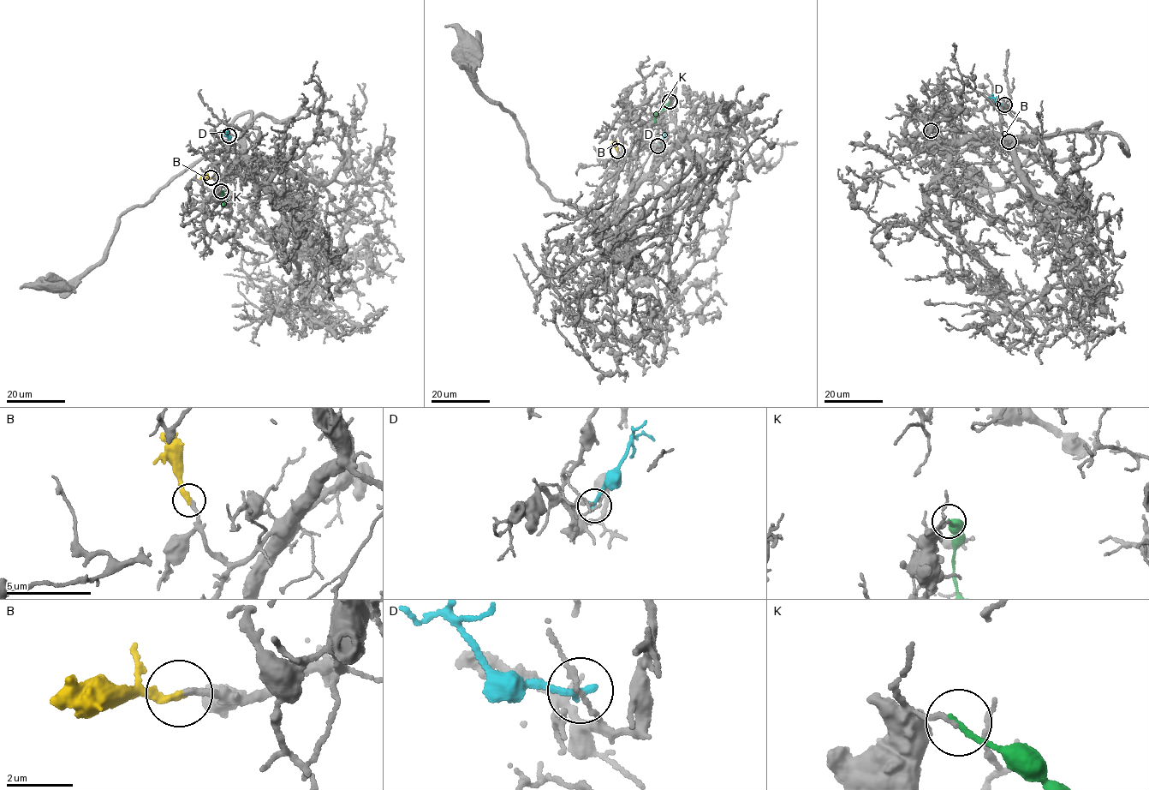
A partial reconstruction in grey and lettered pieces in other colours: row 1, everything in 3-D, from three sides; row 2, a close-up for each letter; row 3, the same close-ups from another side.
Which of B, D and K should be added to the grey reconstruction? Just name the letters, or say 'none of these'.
B

